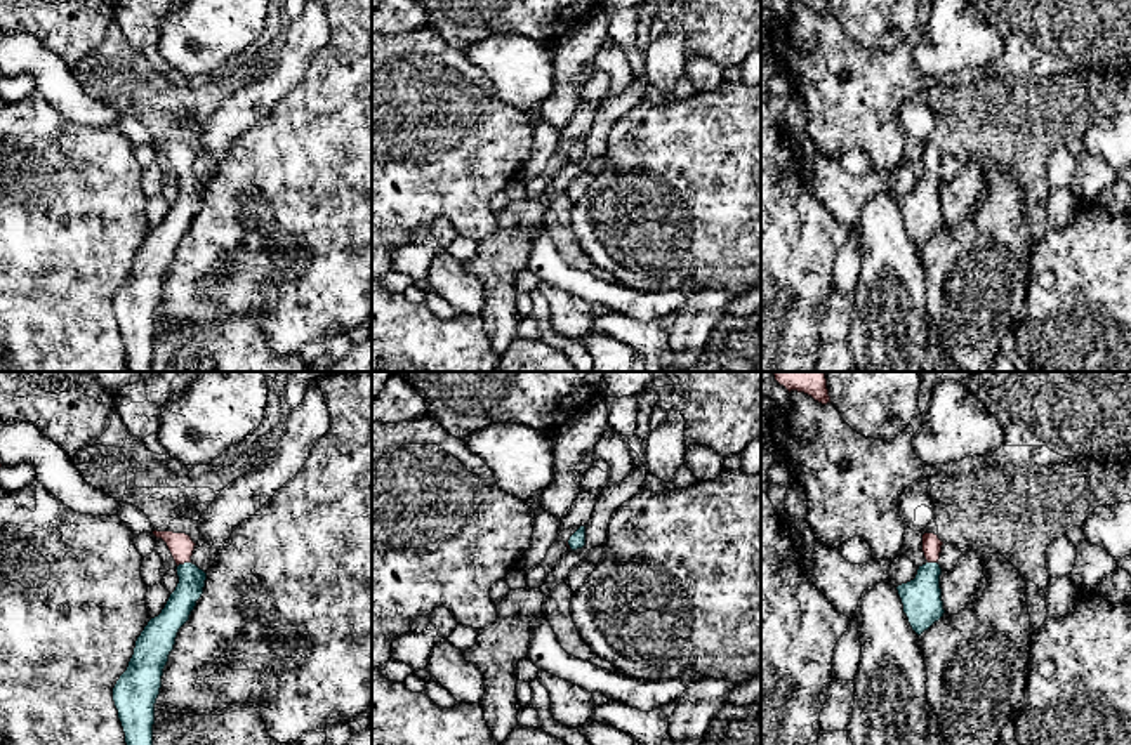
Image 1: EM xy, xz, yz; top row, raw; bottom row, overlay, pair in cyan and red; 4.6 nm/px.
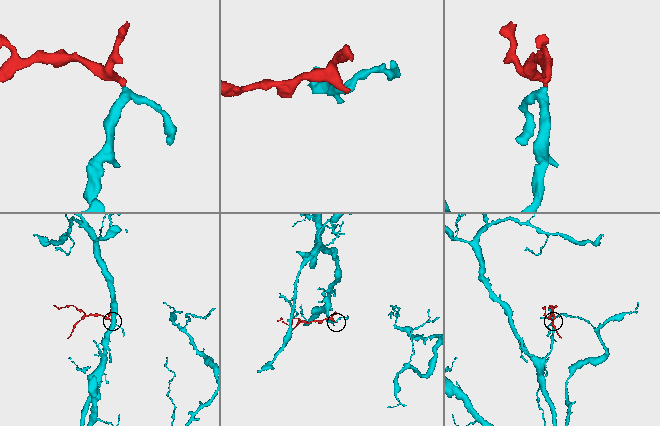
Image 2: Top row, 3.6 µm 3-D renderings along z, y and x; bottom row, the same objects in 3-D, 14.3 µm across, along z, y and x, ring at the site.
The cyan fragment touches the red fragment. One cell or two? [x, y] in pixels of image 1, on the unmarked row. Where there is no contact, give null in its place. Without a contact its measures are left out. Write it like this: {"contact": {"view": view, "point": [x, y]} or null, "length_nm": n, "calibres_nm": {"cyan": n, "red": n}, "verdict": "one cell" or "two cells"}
{"contact": {"view": "xy", "point": [185, 174]}, "length_nm": 70, "calibres_nm": {"cyan": 130, "red": 120}, "verdict": "one cell"}

